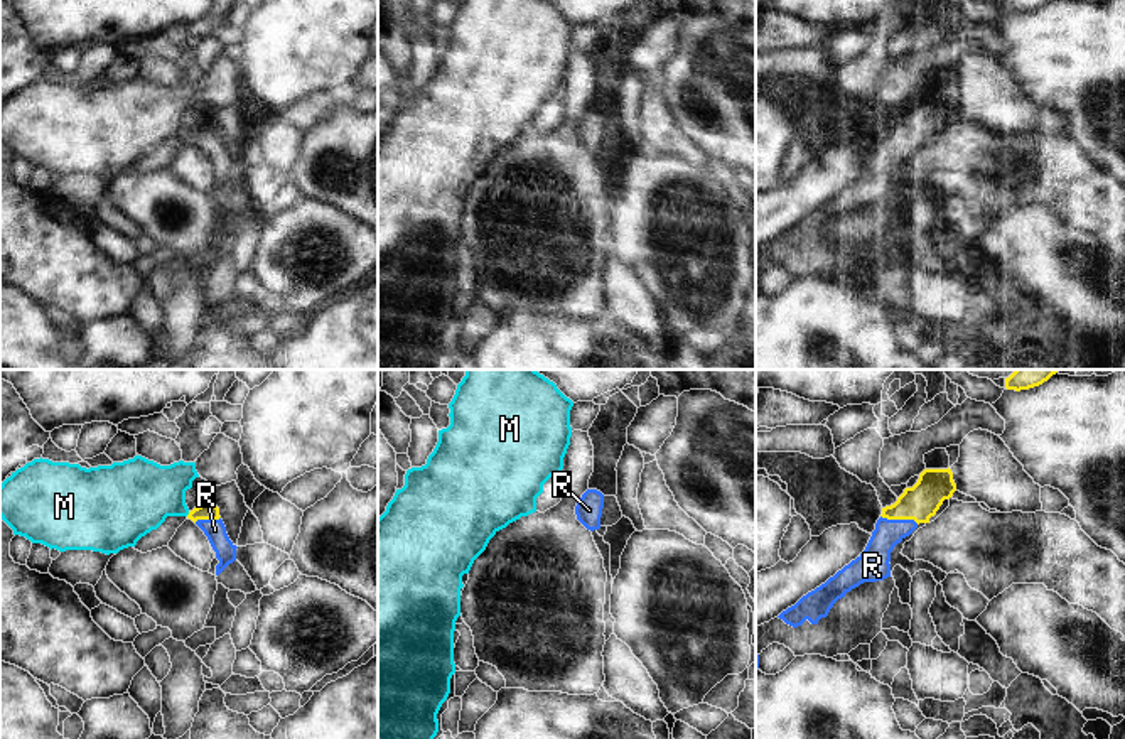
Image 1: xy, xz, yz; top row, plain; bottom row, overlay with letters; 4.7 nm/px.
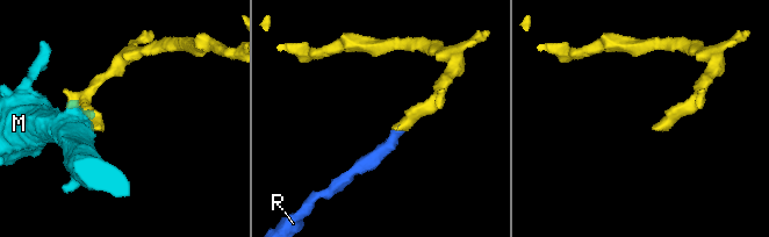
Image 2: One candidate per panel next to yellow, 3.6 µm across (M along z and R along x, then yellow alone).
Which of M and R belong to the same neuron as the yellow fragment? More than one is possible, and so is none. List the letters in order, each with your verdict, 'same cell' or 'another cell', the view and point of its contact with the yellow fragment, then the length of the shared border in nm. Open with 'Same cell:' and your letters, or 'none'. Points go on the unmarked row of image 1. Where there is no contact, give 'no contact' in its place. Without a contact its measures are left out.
Same cell: R
M: another cell | xy (189, 135) | 30 nm
R: same cell | yz (899, 140) | 190 nm

